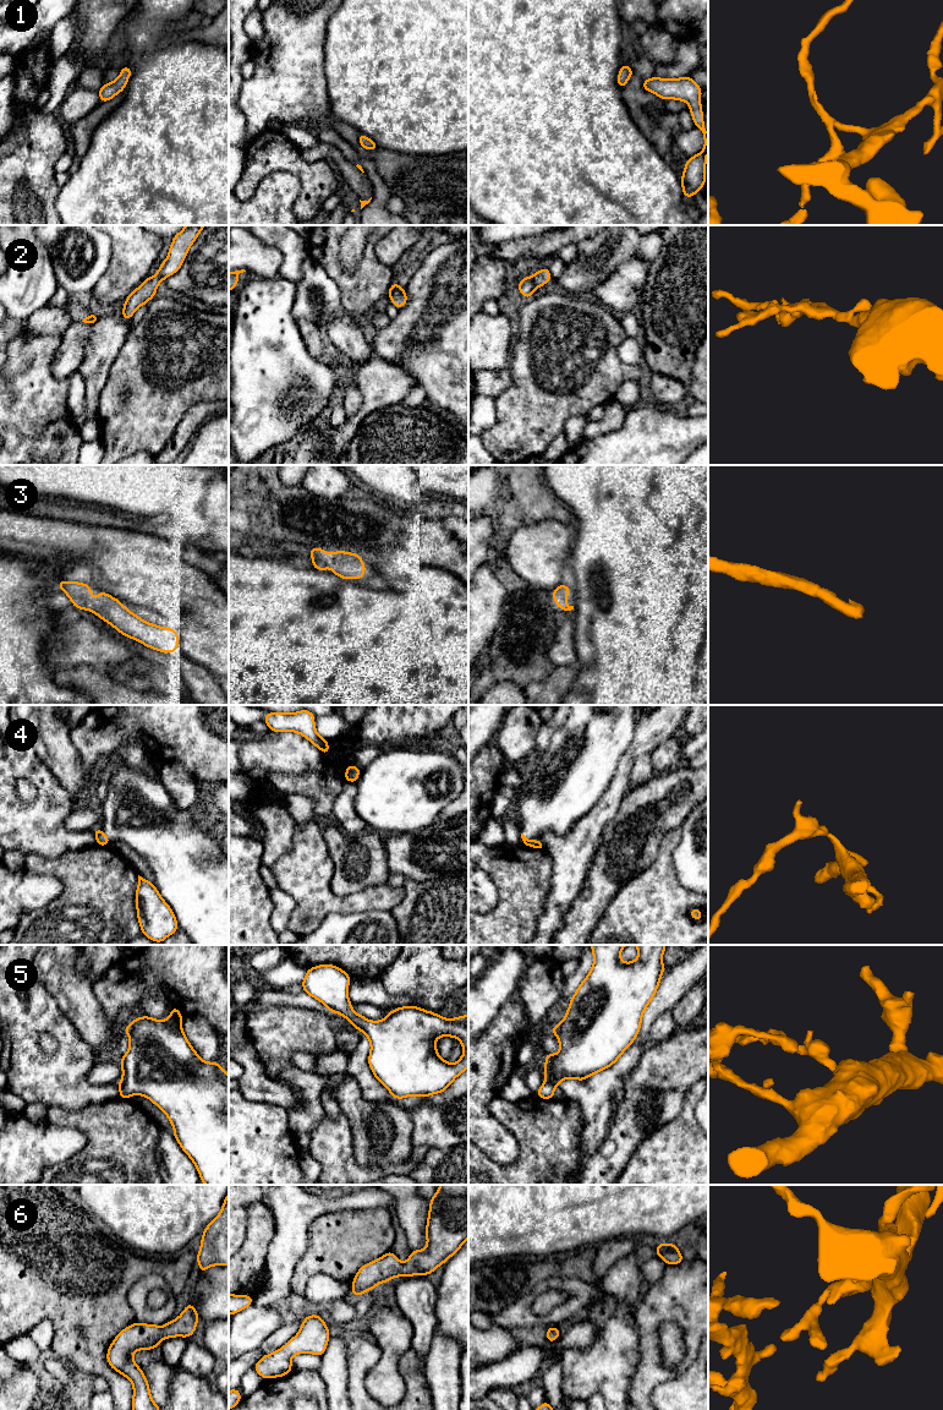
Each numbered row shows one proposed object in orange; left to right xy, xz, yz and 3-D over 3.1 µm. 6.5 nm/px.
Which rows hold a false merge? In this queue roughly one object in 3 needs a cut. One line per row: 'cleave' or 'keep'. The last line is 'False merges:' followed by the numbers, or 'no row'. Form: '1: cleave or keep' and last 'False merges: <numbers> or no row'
1: keep
2: keep
3: keep
4: cleave
5: keep
6: keep
False merges: 4

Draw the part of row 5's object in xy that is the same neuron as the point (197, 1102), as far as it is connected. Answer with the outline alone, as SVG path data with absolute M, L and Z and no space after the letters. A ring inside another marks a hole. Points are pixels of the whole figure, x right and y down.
M174 1005L165 1021L144 1015L124 1029L130 1038L128 1051L120 1059L121 1082L116 1084L121 1099L144 1095L170 1120L174 1137L196 1165L205 1185L229 1185L229 1075L220 1062L203 1061L182 1031L182 1015Z

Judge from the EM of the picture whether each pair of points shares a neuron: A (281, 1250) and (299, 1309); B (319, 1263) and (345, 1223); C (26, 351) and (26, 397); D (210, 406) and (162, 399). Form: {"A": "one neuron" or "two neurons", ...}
{"A": "two neurons", "B": "one neuron", "C": "one neuron", "D": "two neurons"}

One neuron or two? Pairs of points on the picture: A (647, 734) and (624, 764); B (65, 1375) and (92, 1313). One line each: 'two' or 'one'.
A: one
B: two

